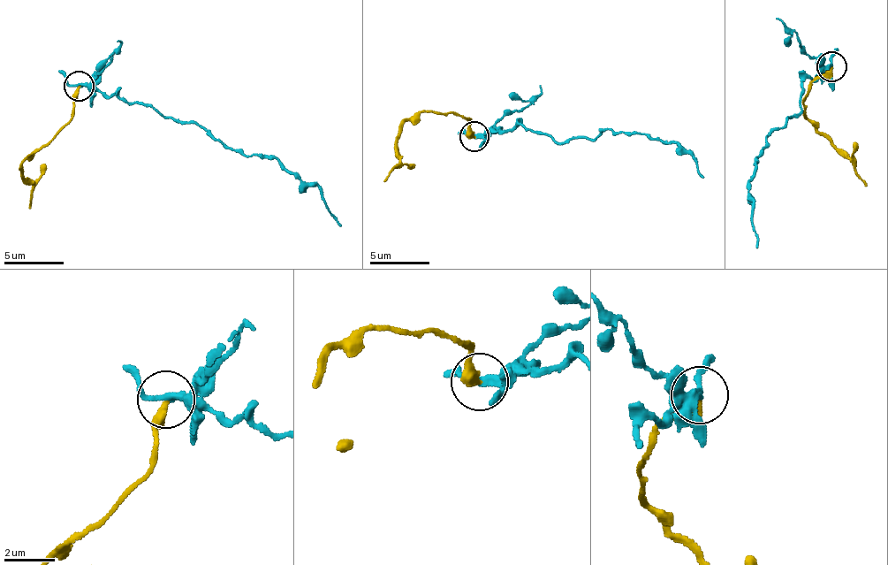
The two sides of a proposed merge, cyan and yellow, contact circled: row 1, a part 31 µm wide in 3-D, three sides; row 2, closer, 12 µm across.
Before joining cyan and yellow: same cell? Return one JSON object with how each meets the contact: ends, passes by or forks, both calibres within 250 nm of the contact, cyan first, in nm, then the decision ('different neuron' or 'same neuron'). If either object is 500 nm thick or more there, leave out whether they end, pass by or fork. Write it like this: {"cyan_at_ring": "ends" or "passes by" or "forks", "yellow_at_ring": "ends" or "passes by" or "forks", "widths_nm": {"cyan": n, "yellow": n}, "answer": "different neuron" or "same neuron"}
{"cyan_at_ring": "passes by", "yellow_at_ring": "ends", "widths_nm": {"cyan": 240, "yellow": 360}, "answer": "different neuron"}

